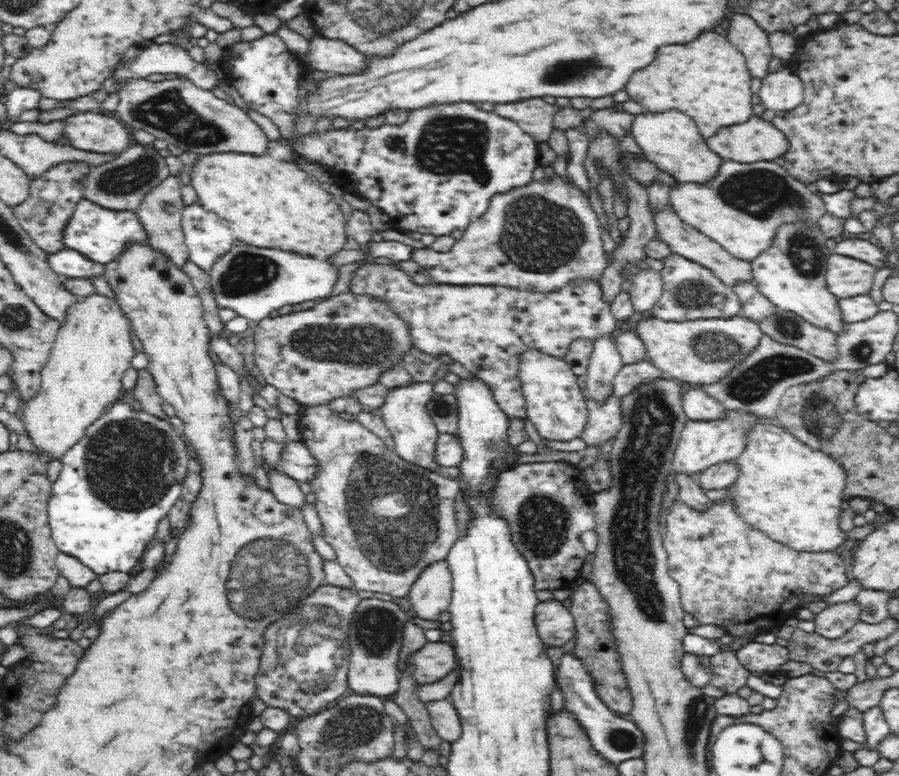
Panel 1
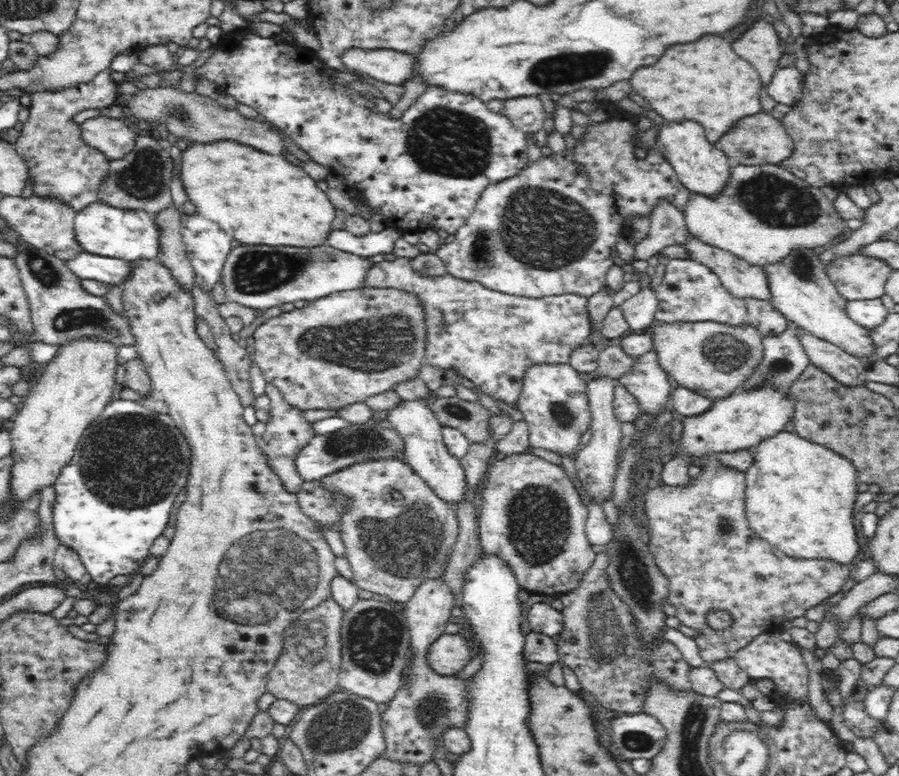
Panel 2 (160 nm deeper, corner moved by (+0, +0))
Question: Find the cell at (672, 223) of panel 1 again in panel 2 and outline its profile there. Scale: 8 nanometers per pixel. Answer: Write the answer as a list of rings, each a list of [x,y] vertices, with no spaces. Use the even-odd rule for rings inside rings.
[[[696,237],[686,244],[692,259],[711,268],[719,276],[726,290],[741,299],[762,299],[770,302],[771,292],[767,285],[767,274],[762,267],[753,266],[741,257],[710,246]]]

